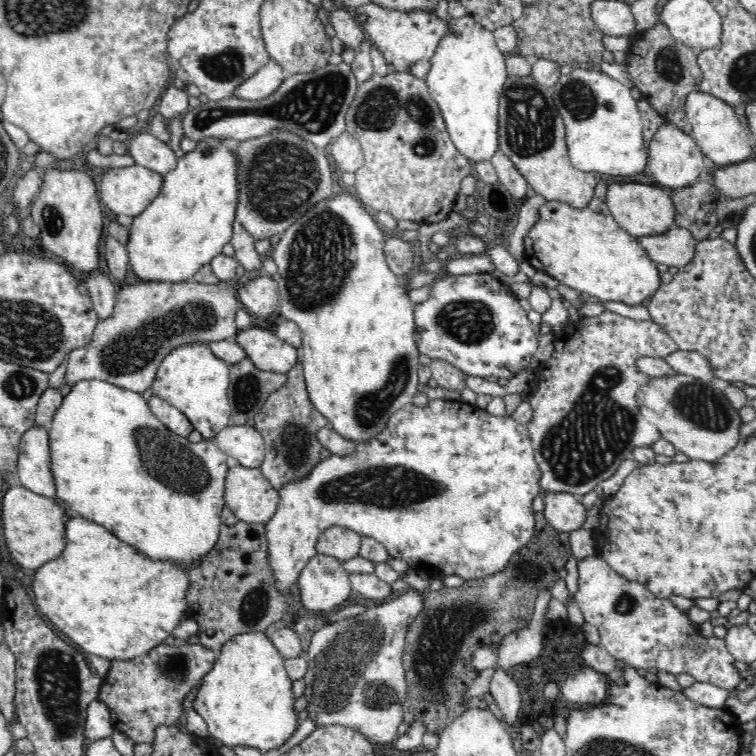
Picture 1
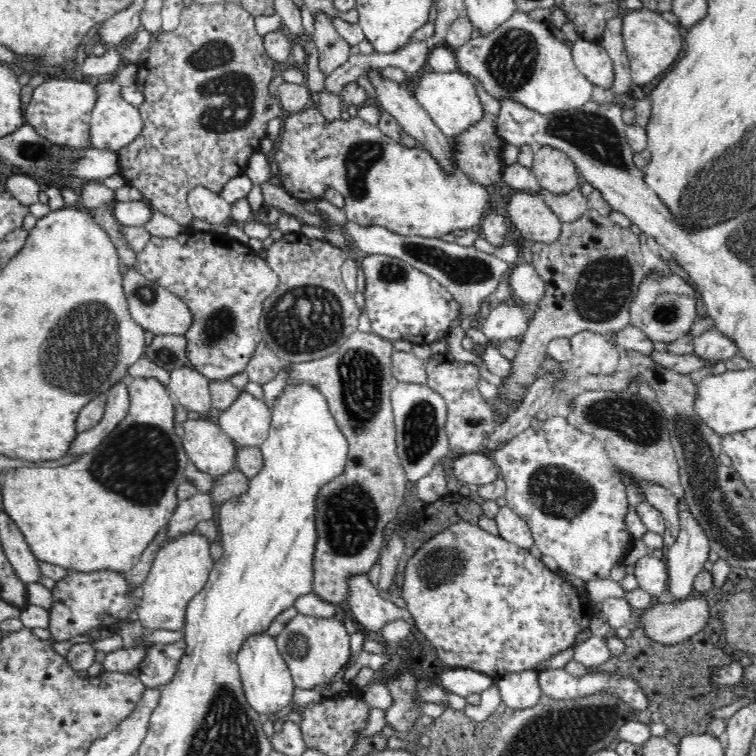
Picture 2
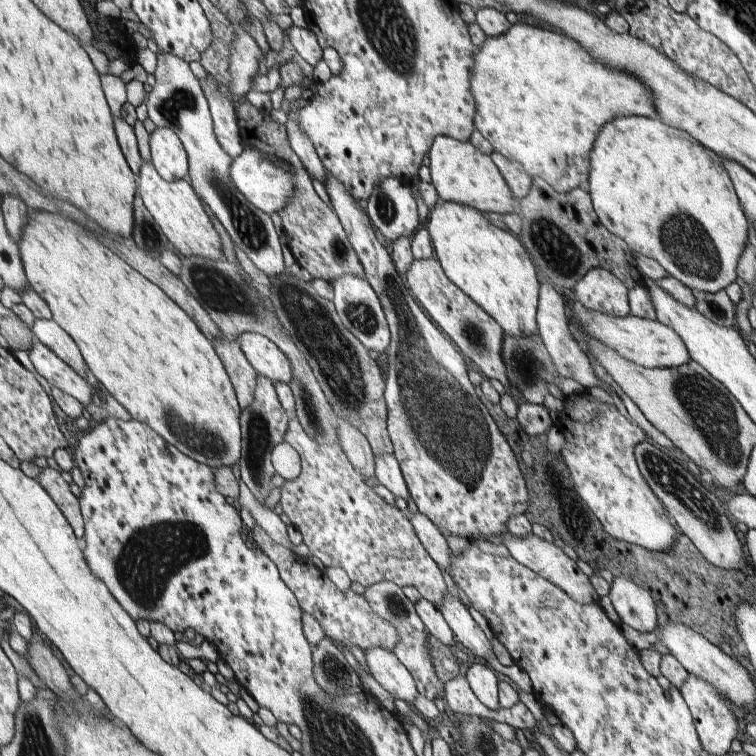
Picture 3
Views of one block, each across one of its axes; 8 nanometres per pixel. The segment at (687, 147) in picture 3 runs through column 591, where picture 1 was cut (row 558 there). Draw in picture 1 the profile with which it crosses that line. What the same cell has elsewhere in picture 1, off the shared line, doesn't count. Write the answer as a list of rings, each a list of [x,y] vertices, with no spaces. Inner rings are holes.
[[[82,379],[72,385],[72,390],[64,396],[62,404],[53,414],[50,420],[48,434],[49,441],[49,470],[55,483],[55,499],[60,498],[68,509],[76,516],[87,518],[95,523],[101,524],[111,533],[127,542],[133,548],[150,556],[150,559],[170,560],[180,565],[182,569],[189,572],[190,568],[199,563],[199,560],[218,542],[220,513],[225,505],[223,499],[223,484],[229,464],[232,462],[227,454],[224,454],[213,440],[200,442],[188,441],[187,437],[174,435],[150,411],[148,404],[139,392],[134,392],[126,387],[98,379]]]

